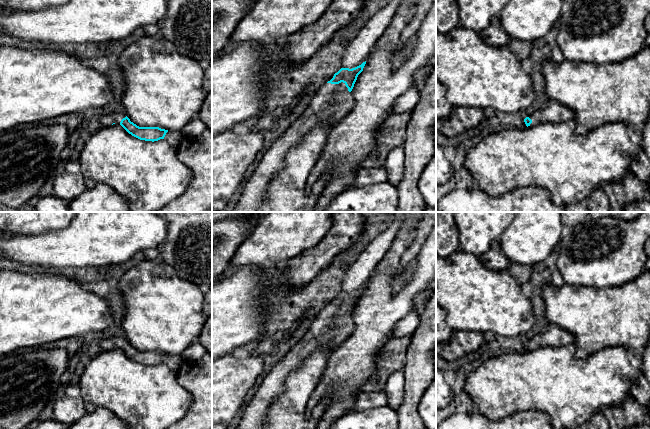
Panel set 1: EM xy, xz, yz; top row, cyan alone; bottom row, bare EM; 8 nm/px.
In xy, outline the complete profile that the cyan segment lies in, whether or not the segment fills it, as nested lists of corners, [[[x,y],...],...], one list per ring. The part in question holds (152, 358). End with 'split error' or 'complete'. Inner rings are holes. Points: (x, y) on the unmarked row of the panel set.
[[[123,336],[104,338],[101,342],[101,347],[103,350],[120,348],[129,358],[140,364],[154,366],[165,363],[174,372],[180,369],[183,362],[183,357],[181,355],[168,355],[159,351],[139,351],[131,346]]]; split error

